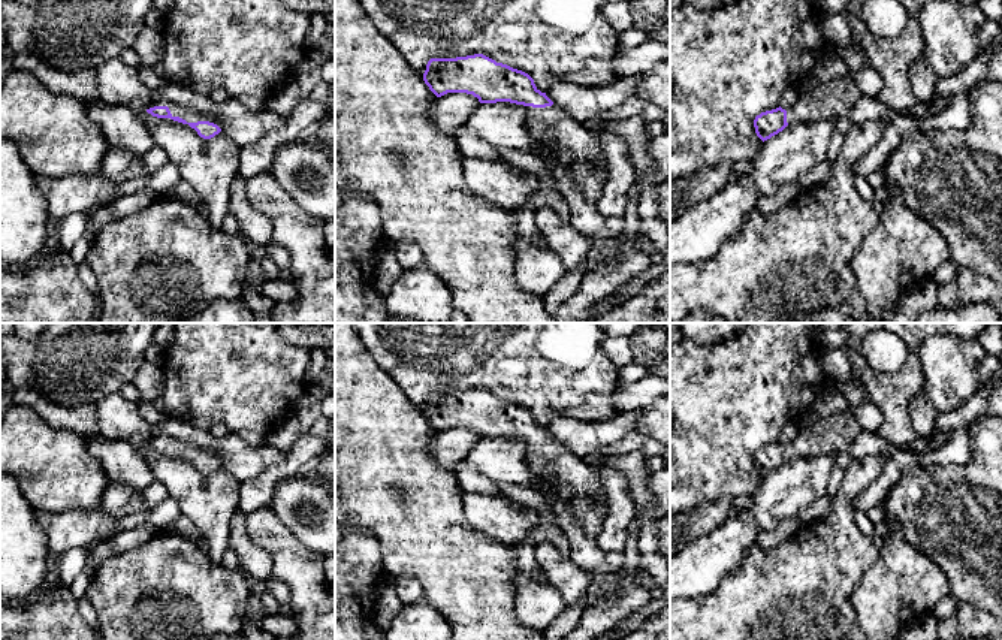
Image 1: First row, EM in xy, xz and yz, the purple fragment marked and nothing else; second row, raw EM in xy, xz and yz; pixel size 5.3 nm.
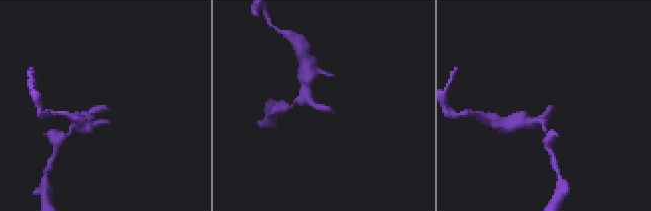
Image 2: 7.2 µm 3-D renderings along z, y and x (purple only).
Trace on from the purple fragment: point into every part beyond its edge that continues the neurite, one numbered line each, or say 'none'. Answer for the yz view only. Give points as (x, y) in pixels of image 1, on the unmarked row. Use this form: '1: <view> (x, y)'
1: yz (829, 435)

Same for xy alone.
1: xy (189, 450)

